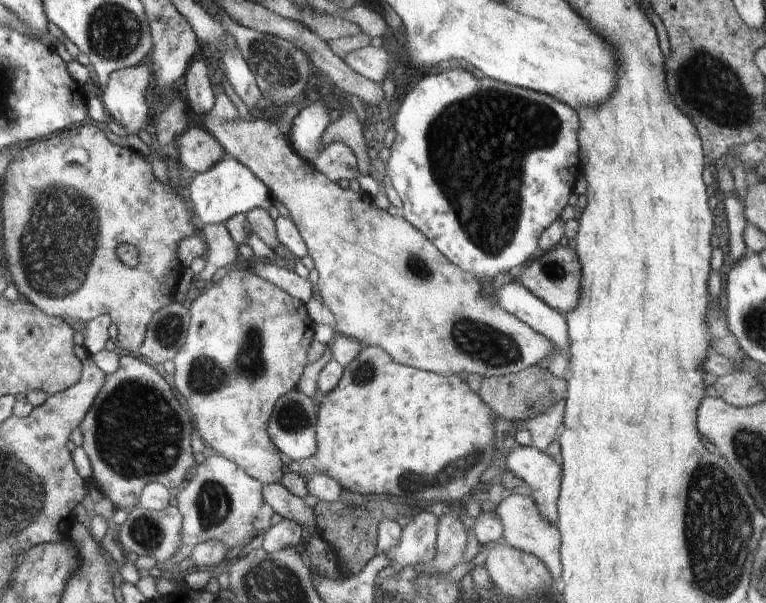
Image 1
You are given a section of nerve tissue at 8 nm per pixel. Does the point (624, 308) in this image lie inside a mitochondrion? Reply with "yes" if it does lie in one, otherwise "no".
no

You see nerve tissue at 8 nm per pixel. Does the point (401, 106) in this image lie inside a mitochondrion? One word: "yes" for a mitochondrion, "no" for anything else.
no

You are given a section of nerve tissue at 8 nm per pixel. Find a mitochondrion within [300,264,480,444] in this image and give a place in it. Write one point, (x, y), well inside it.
(364, 374)

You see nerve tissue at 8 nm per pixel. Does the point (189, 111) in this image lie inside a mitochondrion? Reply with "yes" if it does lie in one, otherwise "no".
no

